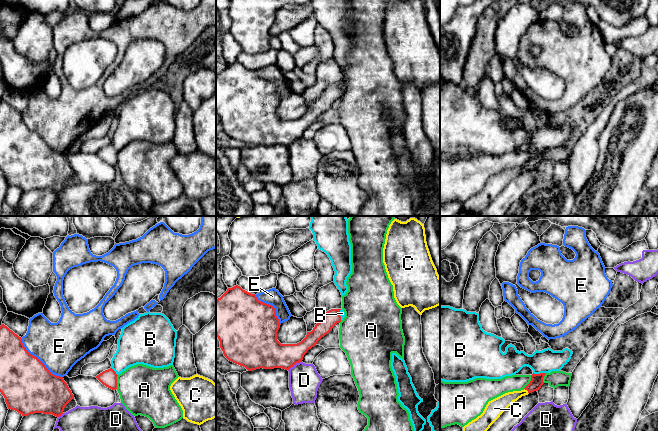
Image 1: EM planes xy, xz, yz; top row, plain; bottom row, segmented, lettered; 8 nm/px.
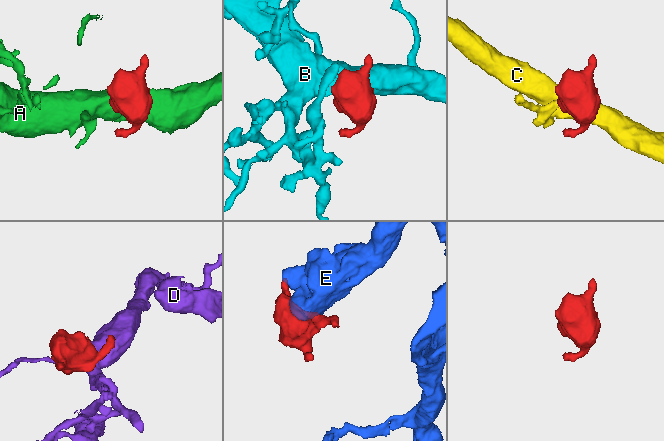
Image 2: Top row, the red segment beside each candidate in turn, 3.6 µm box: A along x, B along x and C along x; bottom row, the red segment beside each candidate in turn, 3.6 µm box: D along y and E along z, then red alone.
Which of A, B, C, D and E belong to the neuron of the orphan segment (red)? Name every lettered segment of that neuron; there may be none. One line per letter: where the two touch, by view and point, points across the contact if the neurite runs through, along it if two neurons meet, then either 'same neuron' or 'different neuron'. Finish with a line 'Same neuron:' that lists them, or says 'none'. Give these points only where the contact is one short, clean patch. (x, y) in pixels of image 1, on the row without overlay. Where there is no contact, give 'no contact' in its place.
A: xy (116, 158) | along xy (118, 151), (116, 164) | different neuron
B: yz (540, 149) | along yz (533, 148), (545, 149) | different neuron
C: yz (527, 166) | across yz (536, 158), (527, 166), (506, 175), (500, 180) | same neuron
D: xz (294, 140) | different neuron
E: xy (39, 136) | different neuron
Same neuron: C

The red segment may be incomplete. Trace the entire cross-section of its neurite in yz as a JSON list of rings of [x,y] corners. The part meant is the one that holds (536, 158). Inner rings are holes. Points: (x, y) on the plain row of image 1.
[[[533,149],[530,159],[523,166],[508,168],[489,177],[483,189],[463,203],[463,210],[471,215],[477,215],[482,212],[513,178],[522,172],[538,167],[544,160],[543,154],[545,150]]]

